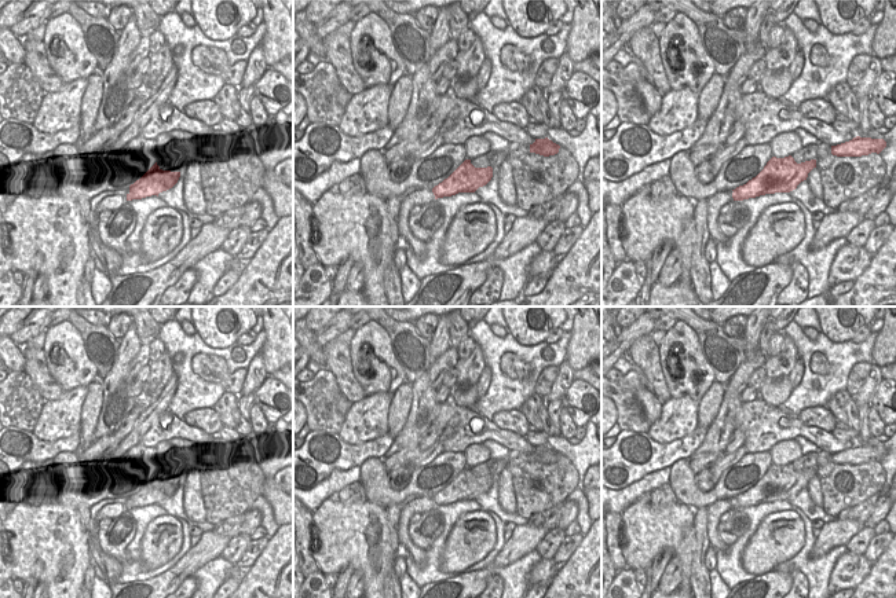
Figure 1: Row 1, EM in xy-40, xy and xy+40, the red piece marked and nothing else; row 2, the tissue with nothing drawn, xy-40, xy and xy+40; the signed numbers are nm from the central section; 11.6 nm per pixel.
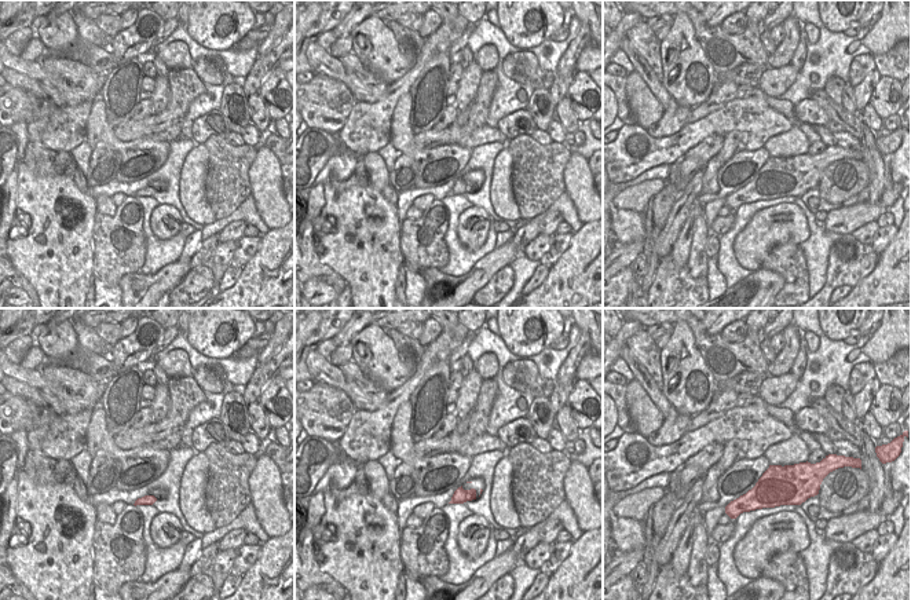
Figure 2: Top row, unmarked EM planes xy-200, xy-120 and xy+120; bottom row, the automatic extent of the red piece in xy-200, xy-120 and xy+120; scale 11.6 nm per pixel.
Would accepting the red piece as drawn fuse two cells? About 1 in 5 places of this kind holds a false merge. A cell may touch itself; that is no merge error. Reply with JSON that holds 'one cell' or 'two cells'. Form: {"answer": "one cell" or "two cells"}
{"answer": "two cells"}

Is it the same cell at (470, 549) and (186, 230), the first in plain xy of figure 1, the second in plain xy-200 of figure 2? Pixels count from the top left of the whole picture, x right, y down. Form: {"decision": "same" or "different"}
{"decision": "different"}

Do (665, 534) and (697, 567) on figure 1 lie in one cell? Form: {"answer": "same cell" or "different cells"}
{"answer": "different cells"}

